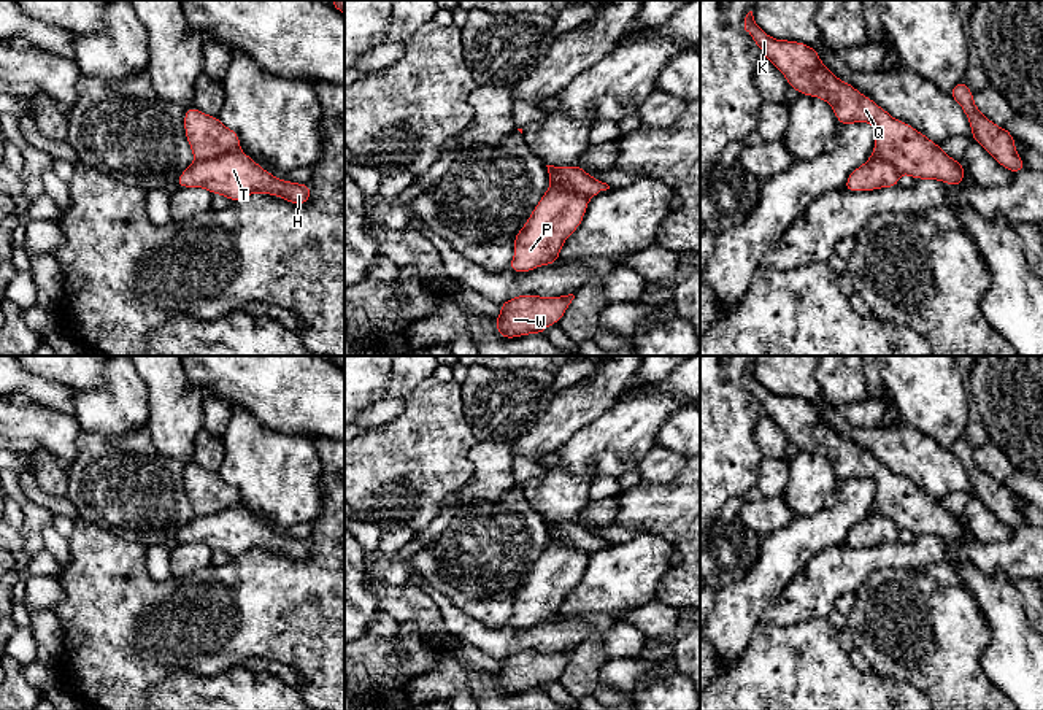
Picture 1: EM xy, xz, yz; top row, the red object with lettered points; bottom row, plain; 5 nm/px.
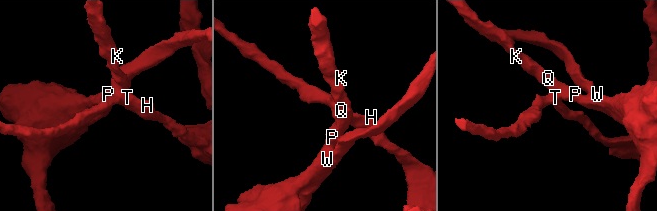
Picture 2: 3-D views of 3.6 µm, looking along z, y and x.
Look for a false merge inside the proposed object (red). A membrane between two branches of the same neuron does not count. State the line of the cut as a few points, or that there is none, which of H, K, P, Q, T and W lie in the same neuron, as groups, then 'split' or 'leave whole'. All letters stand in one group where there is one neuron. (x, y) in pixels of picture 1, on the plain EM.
cut xy (238, 504), (196, 517); groups H T / K P Q W; split

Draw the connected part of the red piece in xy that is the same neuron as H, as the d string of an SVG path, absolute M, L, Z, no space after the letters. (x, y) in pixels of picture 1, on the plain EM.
M241 505L210 516L195 516L178 534L178 543L203 543L237 558L249 550L268 550L294 561L311 554L310 538L276 534Z

